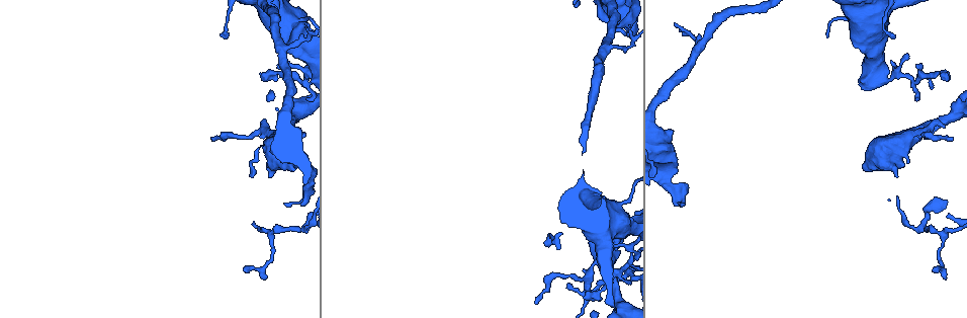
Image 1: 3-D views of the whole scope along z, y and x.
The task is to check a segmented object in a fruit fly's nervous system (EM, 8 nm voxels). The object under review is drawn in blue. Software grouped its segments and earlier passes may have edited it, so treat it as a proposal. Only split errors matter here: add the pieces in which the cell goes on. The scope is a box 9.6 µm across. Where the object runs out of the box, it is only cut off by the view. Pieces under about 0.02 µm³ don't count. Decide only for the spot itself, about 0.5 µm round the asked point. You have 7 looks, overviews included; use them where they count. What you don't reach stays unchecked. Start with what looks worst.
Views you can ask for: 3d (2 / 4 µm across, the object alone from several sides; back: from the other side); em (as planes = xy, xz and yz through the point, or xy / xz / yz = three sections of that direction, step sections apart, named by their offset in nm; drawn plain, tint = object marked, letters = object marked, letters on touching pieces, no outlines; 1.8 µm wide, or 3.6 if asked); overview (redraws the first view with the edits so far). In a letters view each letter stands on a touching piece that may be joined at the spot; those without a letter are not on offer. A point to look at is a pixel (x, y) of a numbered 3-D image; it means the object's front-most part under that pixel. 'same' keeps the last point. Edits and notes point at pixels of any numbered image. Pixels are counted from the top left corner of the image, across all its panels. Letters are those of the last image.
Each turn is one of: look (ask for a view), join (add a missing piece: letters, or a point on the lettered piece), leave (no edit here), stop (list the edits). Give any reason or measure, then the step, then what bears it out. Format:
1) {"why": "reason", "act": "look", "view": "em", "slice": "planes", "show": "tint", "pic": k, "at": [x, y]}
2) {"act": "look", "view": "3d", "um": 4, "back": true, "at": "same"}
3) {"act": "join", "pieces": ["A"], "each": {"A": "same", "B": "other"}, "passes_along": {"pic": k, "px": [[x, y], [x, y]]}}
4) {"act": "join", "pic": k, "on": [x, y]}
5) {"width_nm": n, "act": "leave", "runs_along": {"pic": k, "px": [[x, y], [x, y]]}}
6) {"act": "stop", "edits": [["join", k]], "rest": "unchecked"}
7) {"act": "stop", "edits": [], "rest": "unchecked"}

{"why": "thick turns thin", "act": "look", "view": "em", "slice": "yz", "step": 4, "show": "tint", "pic": 1, "at": [295, 18]}

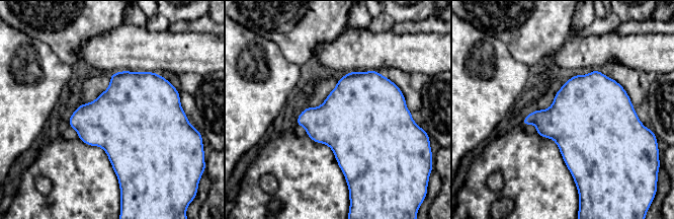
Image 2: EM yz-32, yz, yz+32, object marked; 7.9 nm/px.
{"why": "what lies round it", "act": "look", "view": "em", "slice": "yz", "step": 4, "show": "letters", "at": "same"}

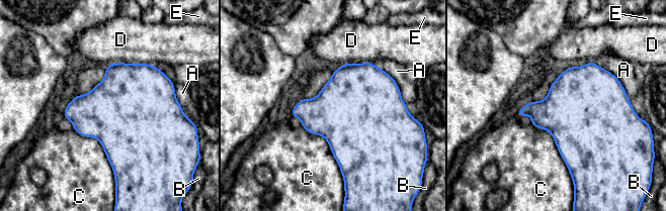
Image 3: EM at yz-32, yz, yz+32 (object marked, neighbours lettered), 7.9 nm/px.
{"longest_contact_nm": ["C", 500], "act": "leave", "each": {"A": "other", "B": "other", "C": "other", "D": "other", "E": "other"}, "border": {"pic": 3, "px": [[530, 123], [551, 134], [570, 175]]}, "found": "none of them fits"}

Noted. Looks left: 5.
{"why": "free end", "act": "look", "view": "3d", "um": 4, "pic": 1, "at": [245, 269]}

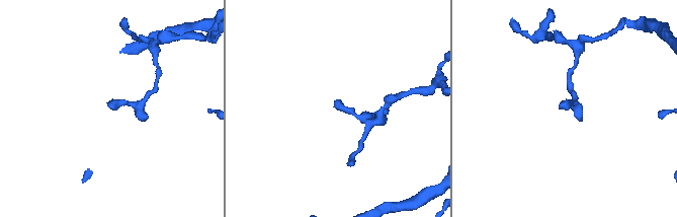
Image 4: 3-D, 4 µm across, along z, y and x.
{"why": "shape alone is not enough", "act": "look", "view": "em", "slice": "xz", "step": 8, "show": "tint", "pic": 4, "at": [111, 106]}

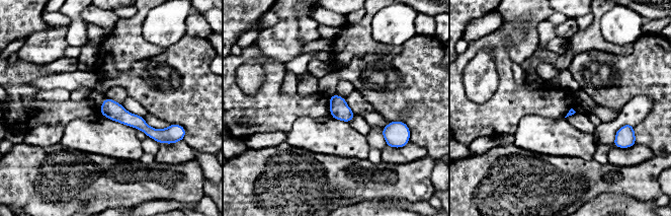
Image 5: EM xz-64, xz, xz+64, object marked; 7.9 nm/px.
{"why": "another direction", "act": "look", "view": "em", "slice": "planes", "show": "letters", "at": "same"}

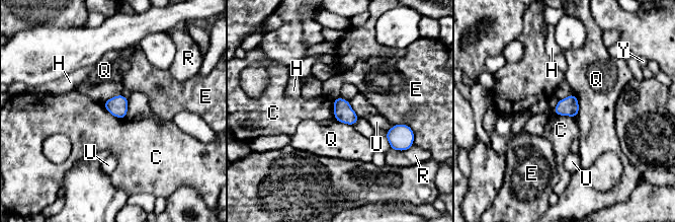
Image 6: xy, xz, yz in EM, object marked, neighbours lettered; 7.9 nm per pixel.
{"act": "leave", "each": {"C": "other", "E": "other", "H": "other", "Q": "other", "R": "other", "U": "other", "Y": "other"}, "border": {"pic": 6, "px": [[102, 104], [111, 115], [124, 119]]}, "found": "no lettered piece goes on from it"}

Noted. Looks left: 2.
{"why": "side arm on a straight run", "act": "look", "view": "3d", "um": 2, "back": true, "pic": 1, "at": [906, 138]}

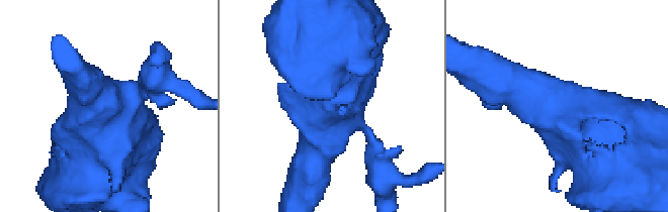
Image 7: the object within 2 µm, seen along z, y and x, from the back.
{"act": "look", "view": "em", "slice": "xz", "step": 8, "show": "letters", "pic": 7, "at": [110, 109]}

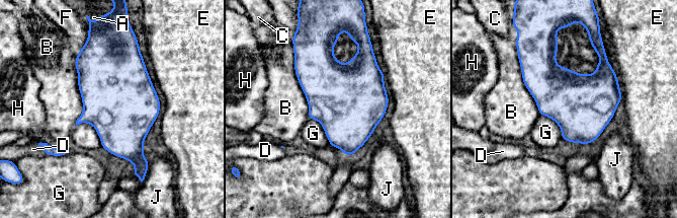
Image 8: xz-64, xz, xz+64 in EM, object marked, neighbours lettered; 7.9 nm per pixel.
{"longest_contact_nm": ["B", 550], "act": "leave", "each": {"A": "other", "B": "other", "C": "other", "D": "other", "E": "other", "F": "other", "G": "other", "H": "other", "J": "other"}, "border": {"pic": 8, "px": [[75, 126], [89, 123], [101, 146]]}, "found": "no lettered piece goes on from it"}

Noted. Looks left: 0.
{"act": "stop", "edits": [], "rest": "unchecked"}

